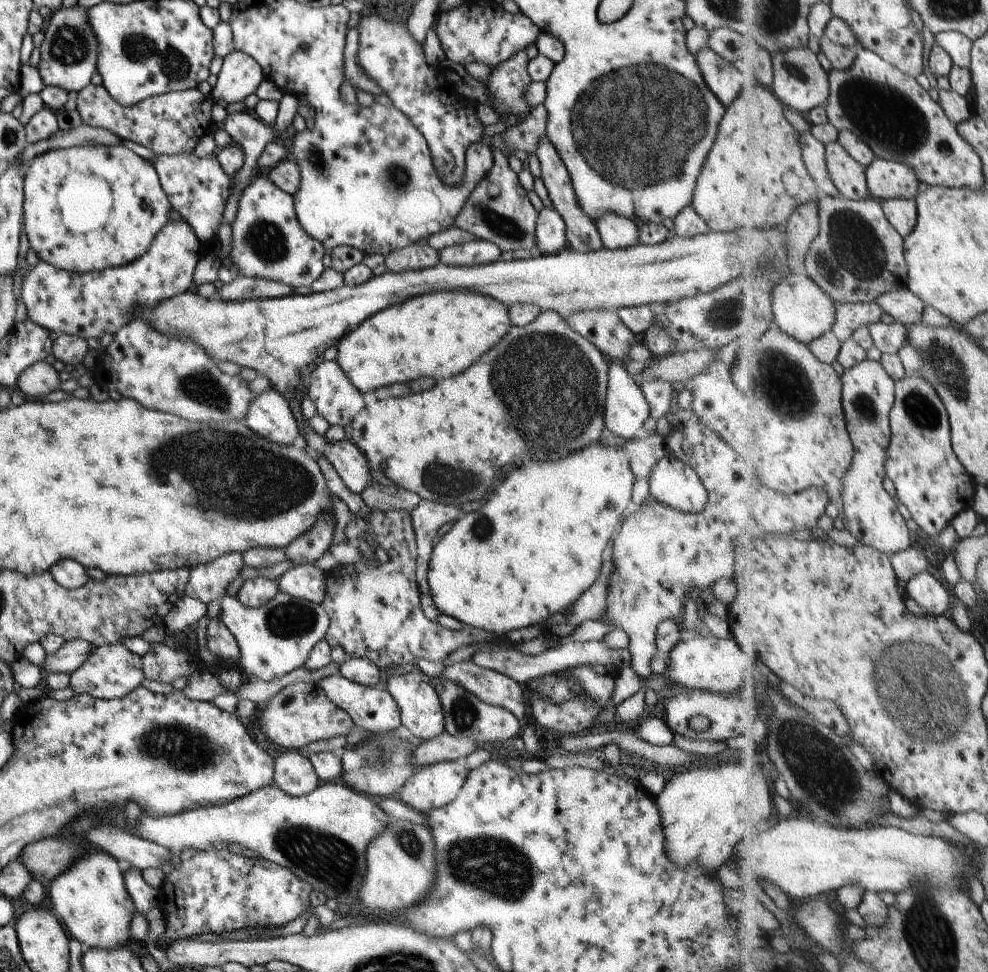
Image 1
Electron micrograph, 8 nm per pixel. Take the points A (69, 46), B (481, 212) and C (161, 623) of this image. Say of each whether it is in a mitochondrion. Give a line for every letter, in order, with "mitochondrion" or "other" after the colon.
A: mitochondrion
B: mitochondrion
C: other

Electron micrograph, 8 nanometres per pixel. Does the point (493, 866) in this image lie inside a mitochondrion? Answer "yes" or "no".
yes

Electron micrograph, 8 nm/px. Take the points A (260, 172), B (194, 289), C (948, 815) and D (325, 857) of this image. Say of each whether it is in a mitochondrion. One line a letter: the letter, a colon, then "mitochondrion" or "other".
A: other
B: other
C: other
D: mitochondrion

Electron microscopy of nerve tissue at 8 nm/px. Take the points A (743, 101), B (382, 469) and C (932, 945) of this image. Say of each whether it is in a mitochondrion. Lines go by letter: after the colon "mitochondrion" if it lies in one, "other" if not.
A: other
B: other
C: mitochondrion

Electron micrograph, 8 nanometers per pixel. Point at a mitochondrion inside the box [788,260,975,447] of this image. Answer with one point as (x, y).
(947, 366)

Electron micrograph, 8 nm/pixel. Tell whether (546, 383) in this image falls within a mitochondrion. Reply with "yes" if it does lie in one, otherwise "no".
yes

